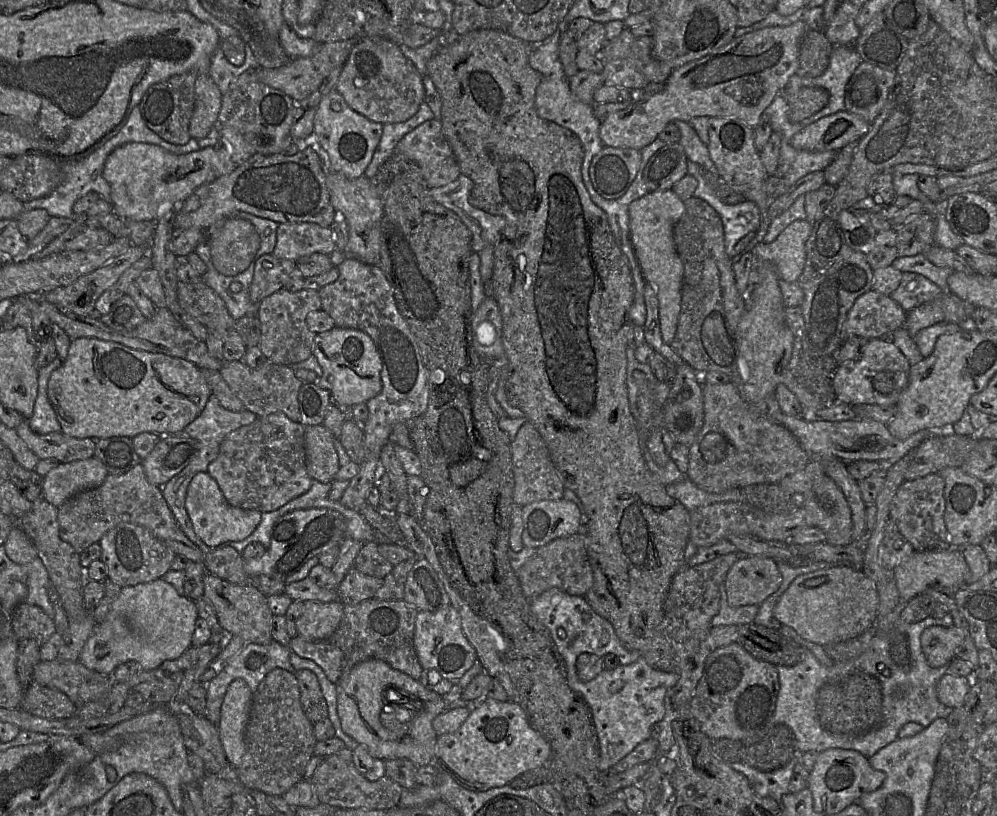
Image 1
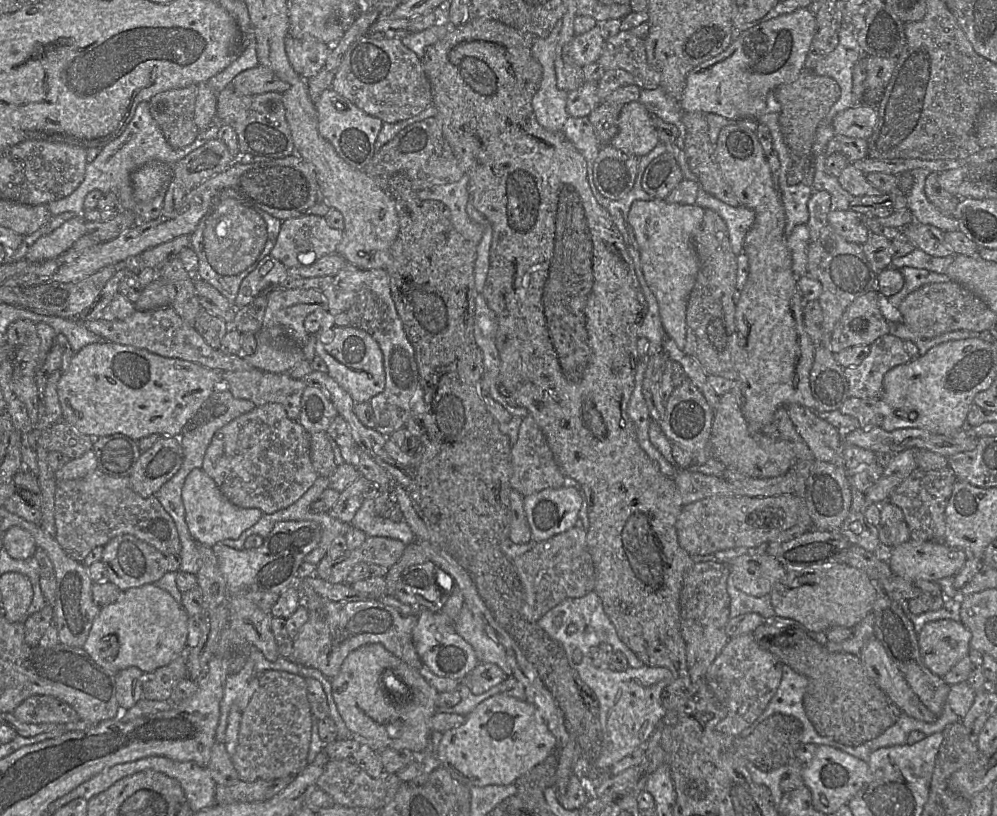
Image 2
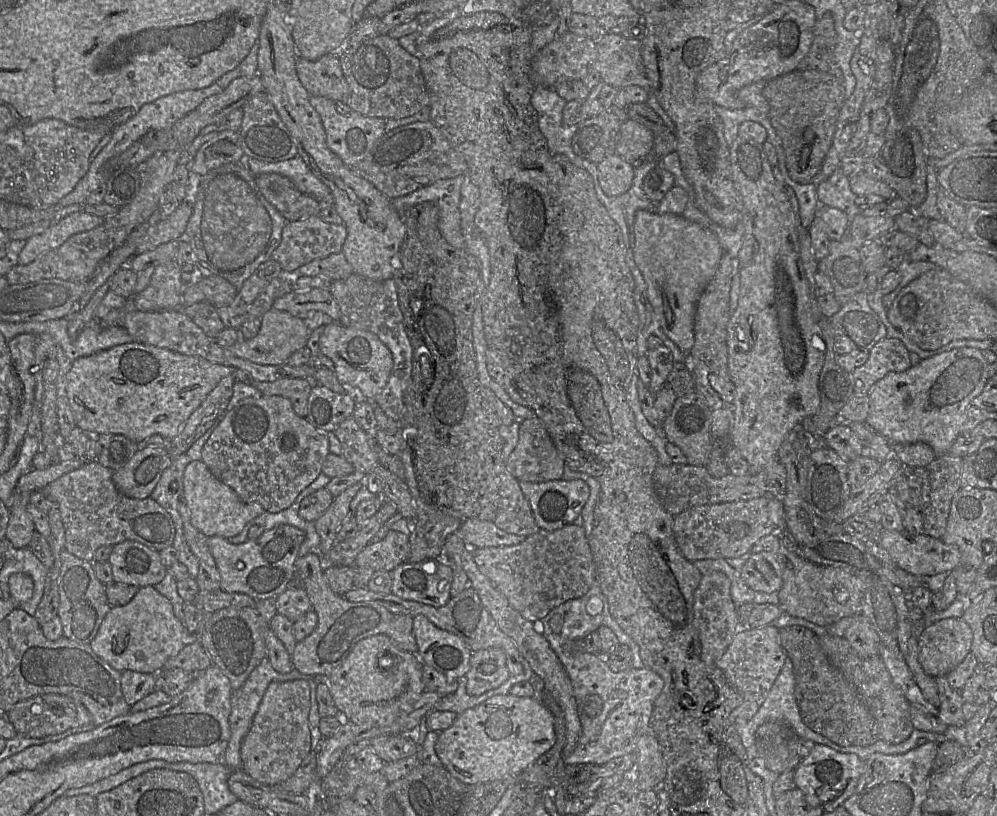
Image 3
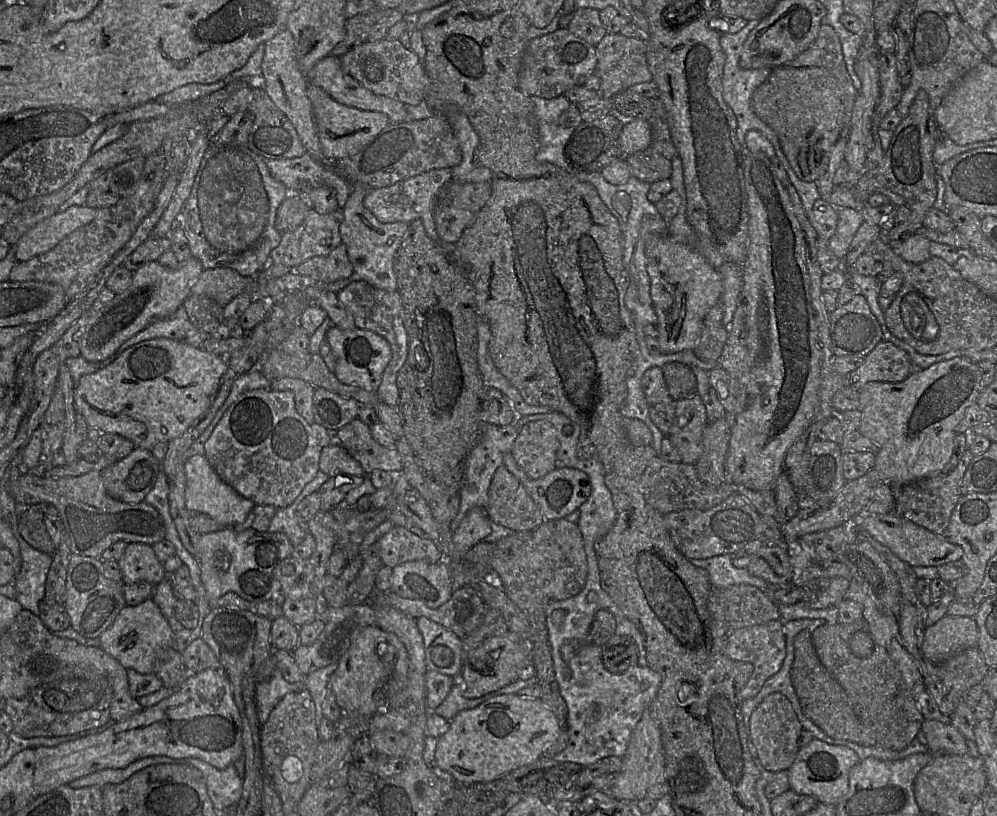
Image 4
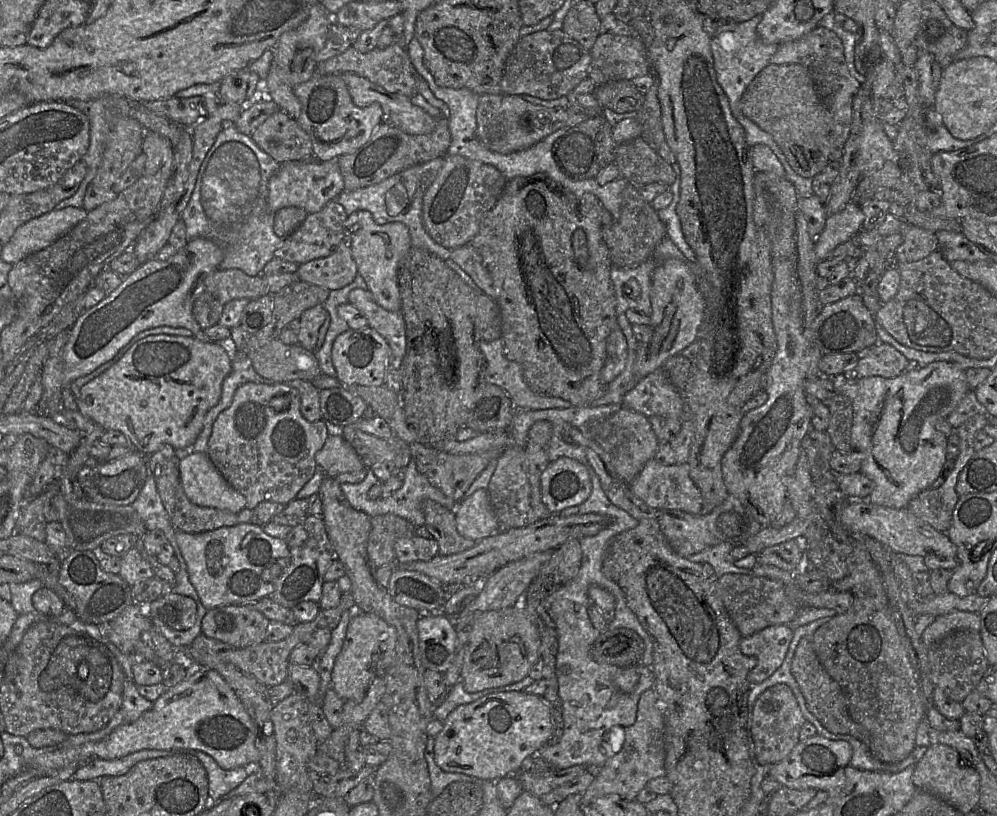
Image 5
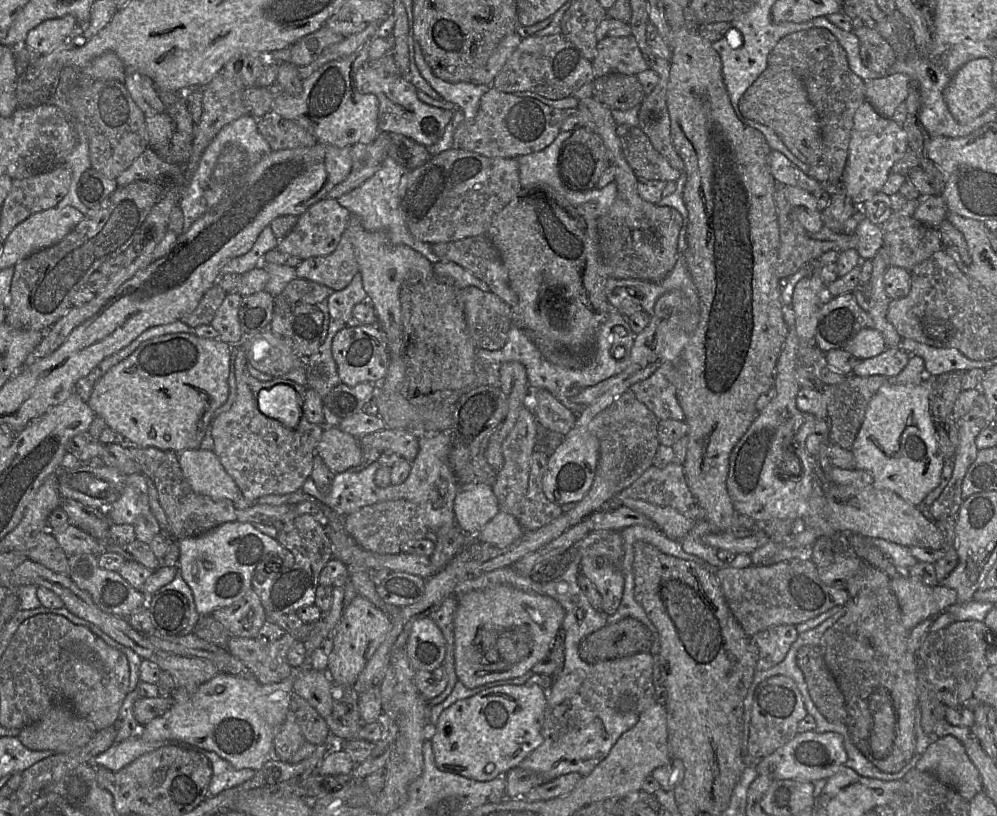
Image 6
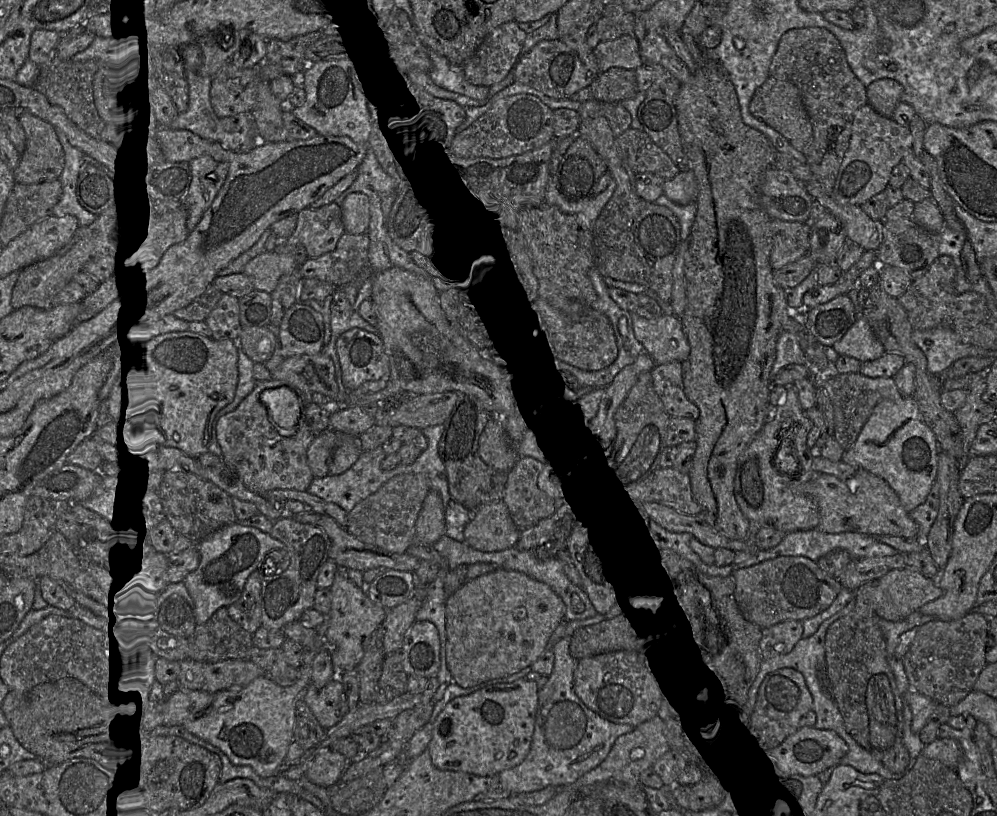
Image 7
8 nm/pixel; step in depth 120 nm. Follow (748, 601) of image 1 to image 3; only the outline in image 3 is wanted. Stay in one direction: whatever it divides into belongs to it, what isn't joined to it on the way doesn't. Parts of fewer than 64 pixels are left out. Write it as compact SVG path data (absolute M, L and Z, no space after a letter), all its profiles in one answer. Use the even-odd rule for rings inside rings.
M752 553L740 569L743 581L753 590L778 592L783 585L782 567L776 553Z

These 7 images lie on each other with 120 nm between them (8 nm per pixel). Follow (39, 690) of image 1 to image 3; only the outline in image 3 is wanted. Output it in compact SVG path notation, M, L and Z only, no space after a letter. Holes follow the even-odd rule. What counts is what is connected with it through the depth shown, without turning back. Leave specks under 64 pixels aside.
M54 693L36 695L19 701L7 711L6 717L17 733L39 738L91 724L91 715L81 702L70 696Z

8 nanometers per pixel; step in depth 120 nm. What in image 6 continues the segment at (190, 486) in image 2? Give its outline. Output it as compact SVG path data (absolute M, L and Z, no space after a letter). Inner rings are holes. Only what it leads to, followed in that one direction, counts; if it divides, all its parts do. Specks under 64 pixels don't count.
M184 450L178 453L183 476L196 493L214 500L238 500L242 494L219 458L209 450Z

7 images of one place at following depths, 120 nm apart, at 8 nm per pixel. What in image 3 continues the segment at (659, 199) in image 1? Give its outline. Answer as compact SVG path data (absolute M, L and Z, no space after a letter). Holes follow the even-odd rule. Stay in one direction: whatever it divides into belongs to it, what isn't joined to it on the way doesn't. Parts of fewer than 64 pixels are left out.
M647 210L635 214L634 261L645 280L648 299L664 334L685 353L689 353L694 344L697 302L714 277L723 253L710 229L682 215Z

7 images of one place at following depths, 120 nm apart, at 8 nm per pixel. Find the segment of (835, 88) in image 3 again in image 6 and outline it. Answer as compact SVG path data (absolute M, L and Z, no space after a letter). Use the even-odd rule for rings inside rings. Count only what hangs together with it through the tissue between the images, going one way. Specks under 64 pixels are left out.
M769 65L743 94L738 107L745 118L771 128L803 163L813 166L822 159L820 120L808 99L803 81L791 67Z

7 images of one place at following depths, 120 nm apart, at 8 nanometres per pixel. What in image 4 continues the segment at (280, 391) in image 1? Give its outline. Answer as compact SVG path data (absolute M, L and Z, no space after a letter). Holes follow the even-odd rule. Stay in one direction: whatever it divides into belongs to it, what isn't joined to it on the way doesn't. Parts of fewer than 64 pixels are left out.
M282 378L271 380L269 387L274 391L291 391L298 414L308 423L314 423L313 395L315 388L300 379Z

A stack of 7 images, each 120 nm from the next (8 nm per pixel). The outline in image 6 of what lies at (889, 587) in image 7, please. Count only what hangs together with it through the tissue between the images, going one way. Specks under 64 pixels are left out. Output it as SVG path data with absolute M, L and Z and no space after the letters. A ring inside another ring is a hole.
M908 574L890 579L890 587L900 606L902 624L908 630L957 603L955 589L942 585L928 586Z

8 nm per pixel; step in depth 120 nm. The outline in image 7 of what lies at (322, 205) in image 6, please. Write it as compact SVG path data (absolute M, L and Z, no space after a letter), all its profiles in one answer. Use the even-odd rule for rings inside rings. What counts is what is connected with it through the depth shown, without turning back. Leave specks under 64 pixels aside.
M343 202L314 207L309 205L297 213L294 232L284 241L305 248L310 258L334 250L346 232L343 221Z

